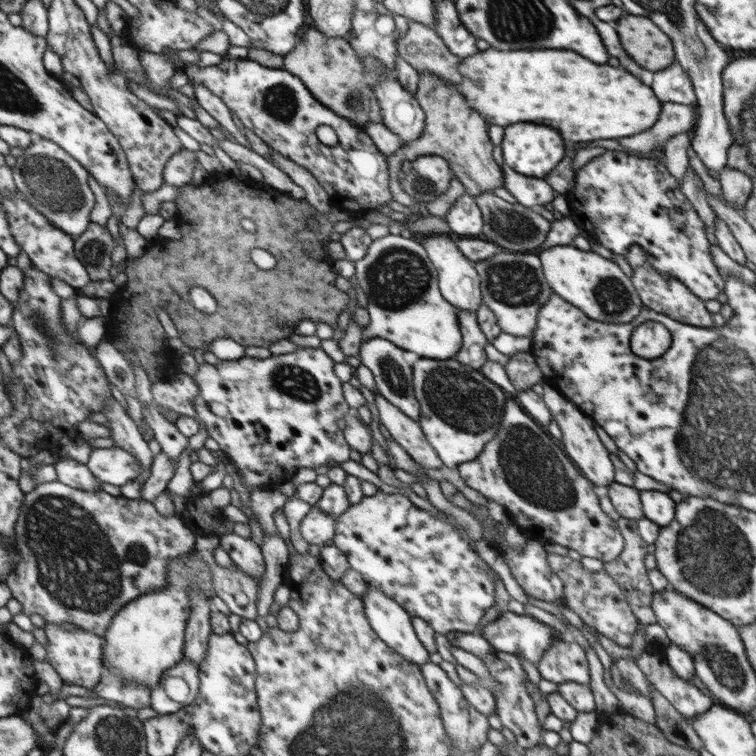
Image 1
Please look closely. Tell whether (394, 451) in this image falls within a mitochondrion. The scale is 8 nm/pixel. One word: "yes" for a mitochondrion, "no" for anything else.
no

